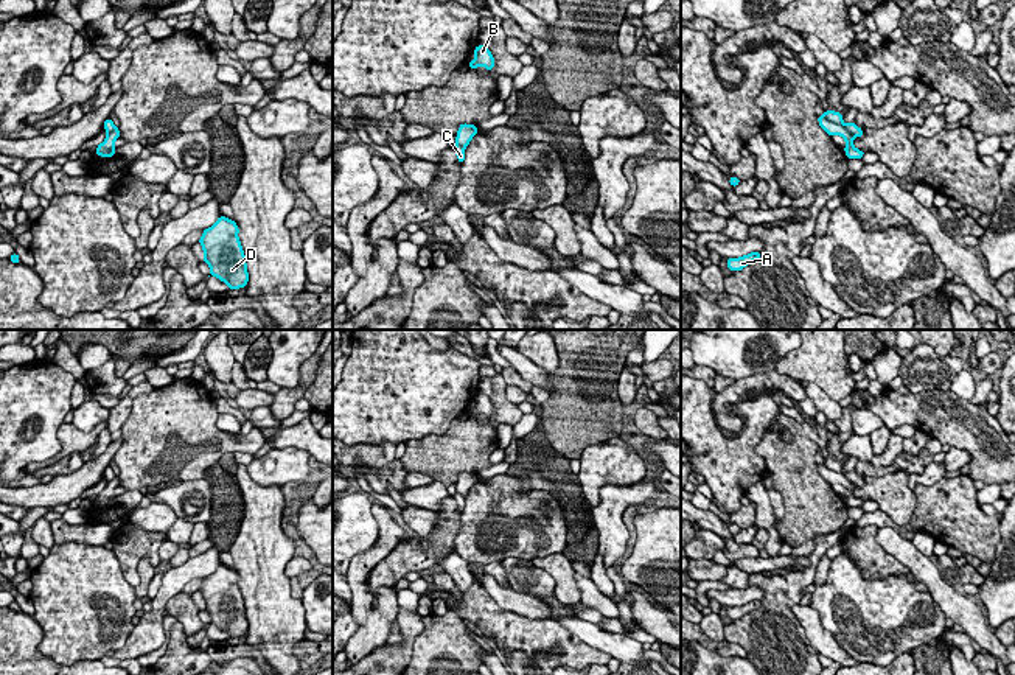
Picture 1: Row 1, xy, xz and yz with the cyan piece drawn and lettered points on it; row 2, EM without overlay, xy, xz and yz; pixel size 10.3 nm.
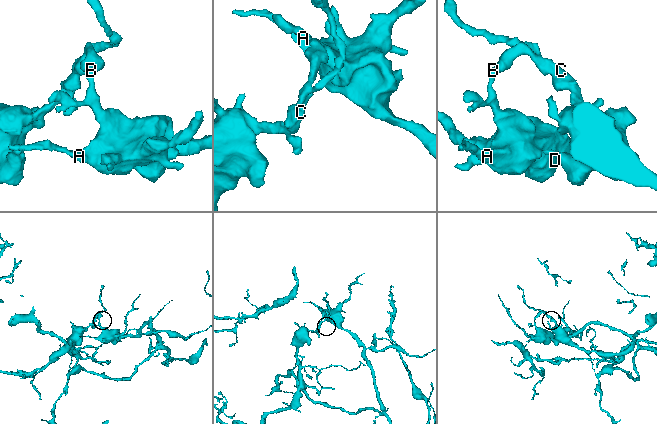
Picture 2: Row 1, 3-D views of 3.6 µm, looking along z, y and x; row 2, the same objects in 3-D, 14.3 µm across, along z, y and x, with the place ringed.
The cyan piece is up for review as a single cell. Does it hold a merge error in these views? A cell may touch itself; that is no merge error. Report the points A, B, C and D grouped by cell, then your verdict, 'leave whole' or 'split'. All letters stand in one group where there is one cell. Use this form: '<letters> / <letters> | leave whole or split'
A B D / C | split

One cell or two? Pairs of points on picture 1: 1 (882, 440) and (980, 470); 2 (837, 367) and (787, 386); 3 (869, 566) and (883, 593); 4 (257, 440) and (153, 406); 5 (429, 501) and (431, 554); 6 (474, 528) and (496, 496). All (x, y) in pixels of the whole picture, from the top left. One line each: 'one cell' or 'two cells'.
1: two cells
2: two cells
3: two cells
4: one cell
5: two cells
6: one cell

